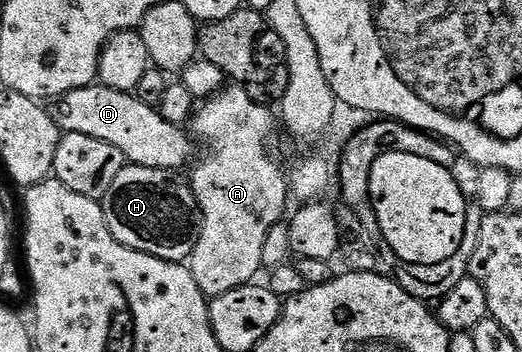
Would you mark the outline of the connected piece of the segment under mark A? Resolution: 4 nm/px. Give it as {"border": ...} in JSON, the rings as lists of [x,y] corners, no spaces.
{"border":[[[230,84],[219,90],[213,98],[205,99],[189,119],[189,133],[197,139],[200,146],[202,141],[206,155],[193,163],[194,171],[188,174],[190,187],[202,213],[200,240],[189,256],[188,265],[196,284],[200,284],[207,299],[219,298],[224,292],[249,286],[257,279],[254,277],[258,270],[263,269],[264,236],[272,232],[275,224],[283,221],[286,198],[288,202],[288,174],[285,169],[282,171],[281,164],[270,155],[274,122],[276,126],[275,111],[273,114],[270,110],[273,109],[259,102],[244,86]]]}

